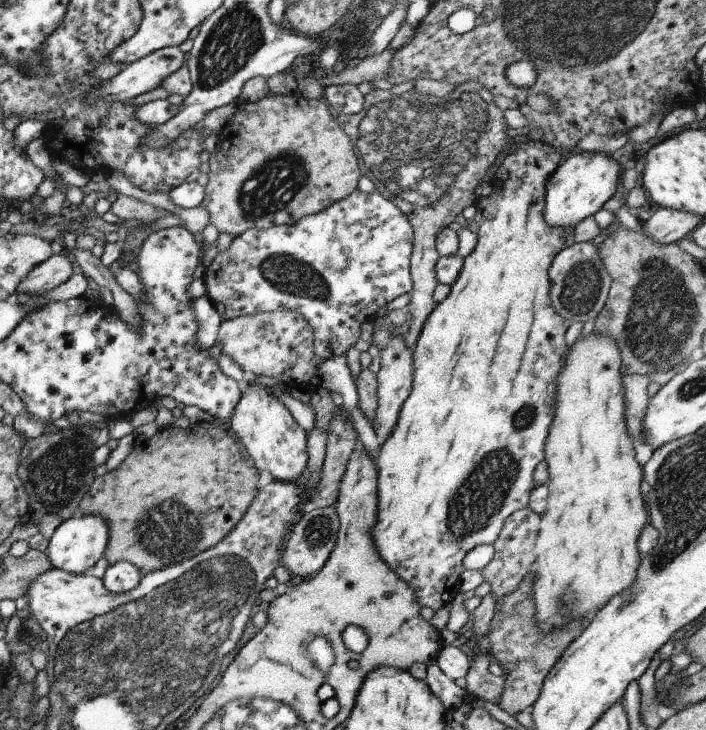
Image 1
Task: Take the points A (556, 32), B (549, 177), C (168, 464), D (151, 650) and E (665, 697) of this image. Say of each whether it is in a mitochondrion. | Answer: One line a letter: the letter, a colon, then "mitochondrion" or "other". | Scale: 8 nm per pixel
A: mitochondrion
B: other
C: other
D: mitochondrion
E: other

